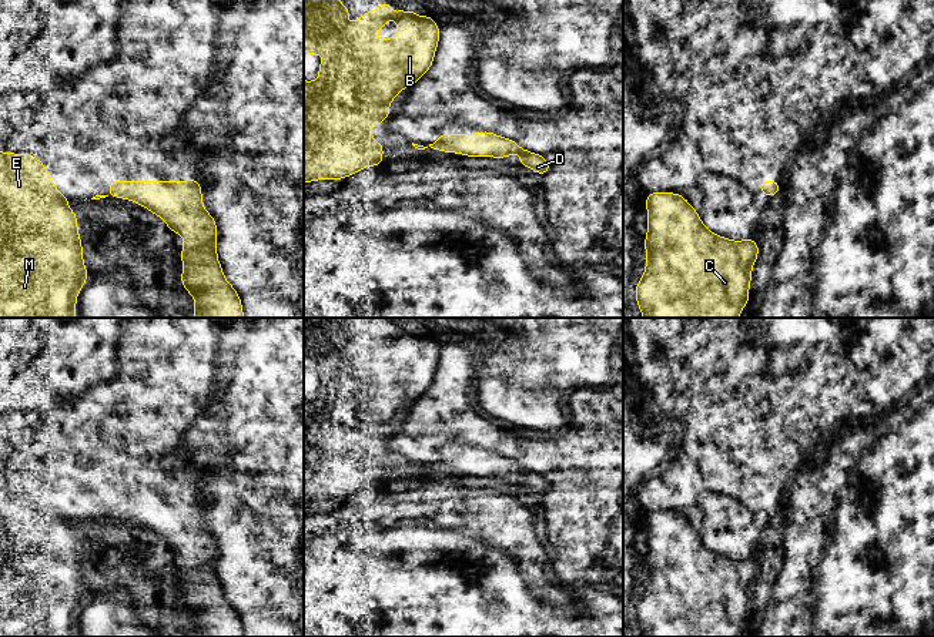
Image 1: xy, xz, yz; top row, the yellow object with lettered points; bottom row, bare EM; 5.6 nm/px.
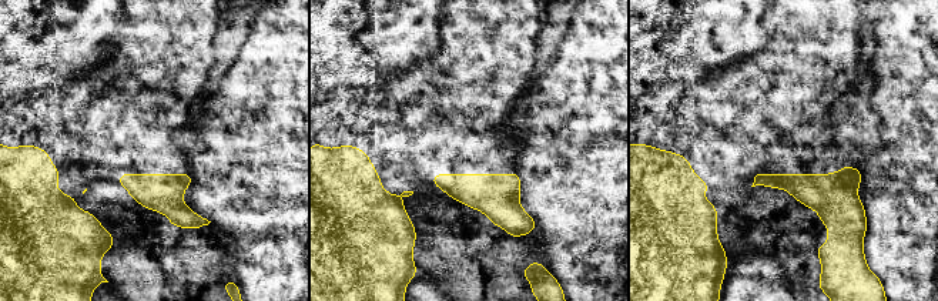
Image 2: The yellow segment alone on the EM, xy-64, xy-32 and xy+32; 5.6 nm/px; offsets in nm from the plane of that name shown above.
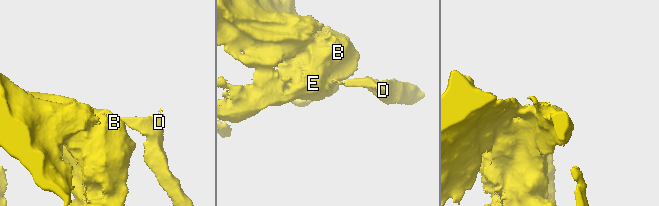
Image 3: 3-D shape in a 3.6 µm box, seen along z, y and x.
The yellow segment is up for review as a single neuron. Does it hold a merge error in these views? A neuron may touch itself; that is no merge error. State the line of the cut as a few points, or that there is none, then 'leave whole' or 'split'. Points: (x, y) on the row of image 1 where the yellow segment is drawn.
cut xy (117, 195), (121, 197); split

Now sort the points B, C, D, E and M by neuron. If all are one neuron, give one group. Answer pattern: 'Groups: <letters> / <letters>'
Groups: B C E M / D

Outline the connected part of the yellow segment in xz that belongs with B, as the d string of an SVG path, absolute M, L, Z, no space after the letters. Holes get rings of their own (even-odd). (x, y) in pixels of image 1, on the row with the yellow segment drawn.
M304 0L304 51L308 54L325 54L319 63L317 81L304 80L304 182L314 180L342 180L368 165L379 167L384 147L369 135L372 125L379 125L391 114L388 105L395 95L418 81L432 66L436 44L439 41L438 24L426 14L418 17L418 11L409 14L402 9L391 16L392 6L388 1L379 4L378 11L364 11L361 20L347 24L347 14L352 7L344 7L339 0ZM396 20L396 40L378 40L376 30L386 21Z

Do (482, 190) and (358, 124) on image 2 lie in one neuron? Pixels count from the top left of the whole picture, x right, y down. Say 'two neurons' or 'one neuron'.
one neuron

